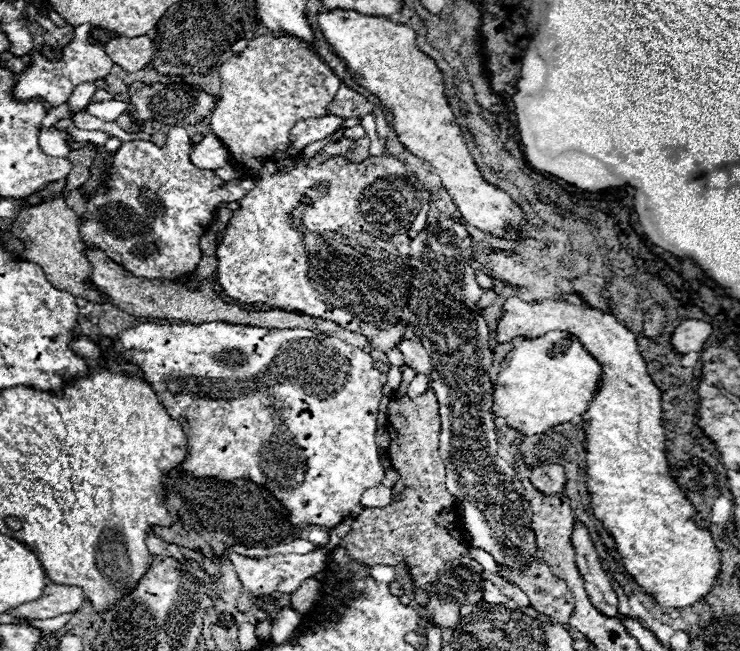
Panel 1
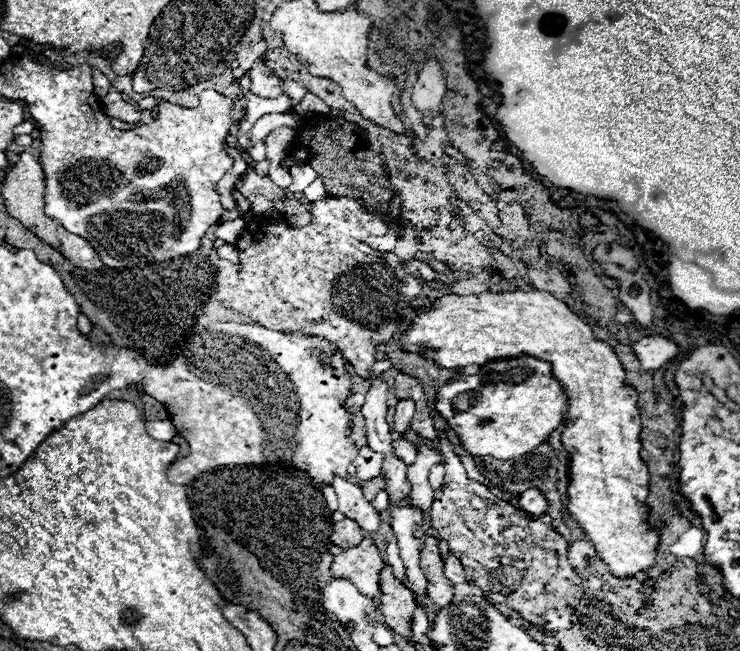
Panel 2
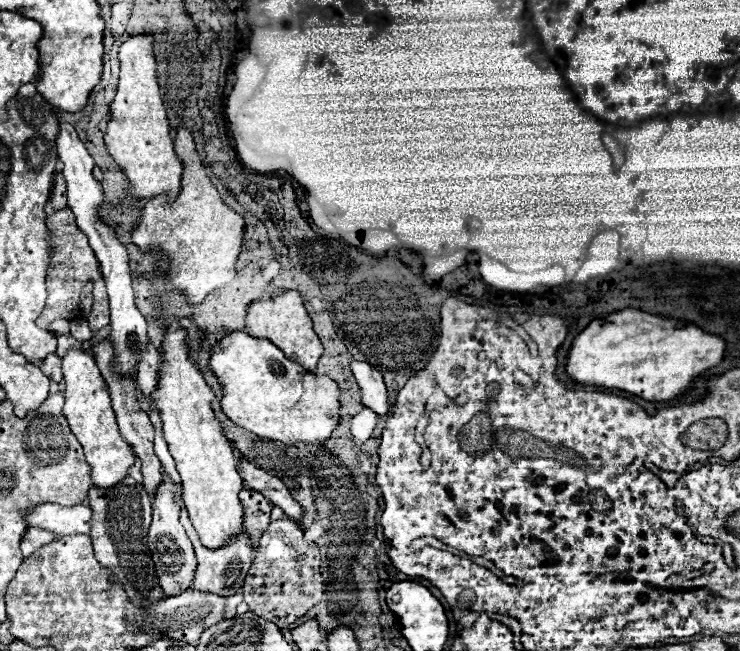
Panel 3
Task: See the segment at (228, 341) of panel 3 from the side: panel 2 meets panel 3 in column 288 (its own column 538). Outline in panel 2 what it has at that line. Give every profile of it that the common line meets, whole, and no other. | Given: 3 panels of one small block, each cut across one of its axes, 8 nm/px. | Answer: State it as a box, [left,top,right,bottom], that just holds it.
[436,356,566,460]

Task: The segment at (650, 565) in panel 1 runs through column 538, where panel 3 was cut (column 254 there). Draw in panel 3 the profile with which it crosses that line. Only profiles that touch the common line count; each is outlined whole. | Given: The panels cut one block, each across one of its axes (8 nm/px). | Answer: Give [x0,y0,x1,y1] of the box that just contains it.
[246,290,322,370]

